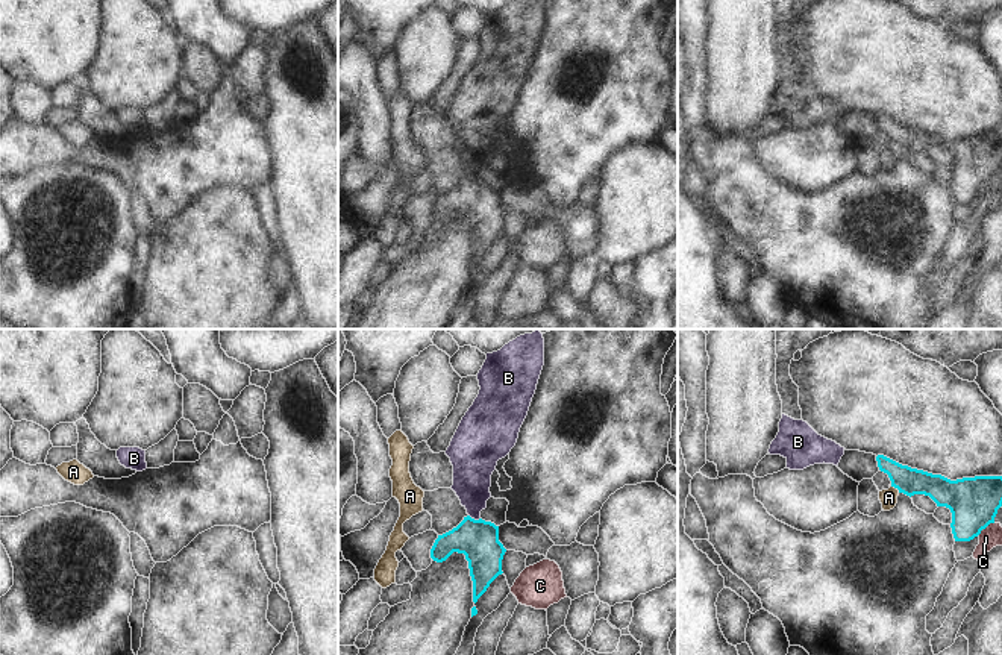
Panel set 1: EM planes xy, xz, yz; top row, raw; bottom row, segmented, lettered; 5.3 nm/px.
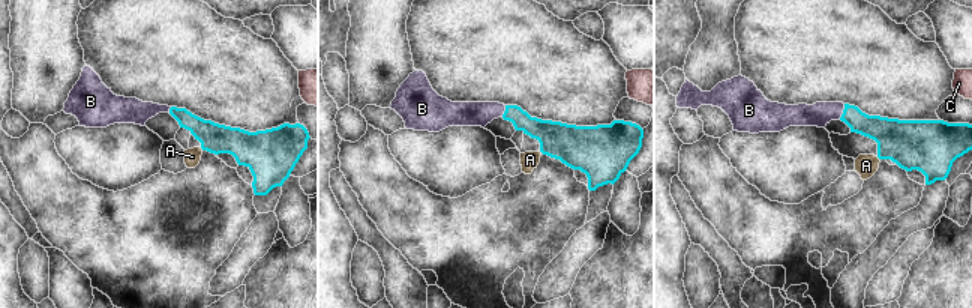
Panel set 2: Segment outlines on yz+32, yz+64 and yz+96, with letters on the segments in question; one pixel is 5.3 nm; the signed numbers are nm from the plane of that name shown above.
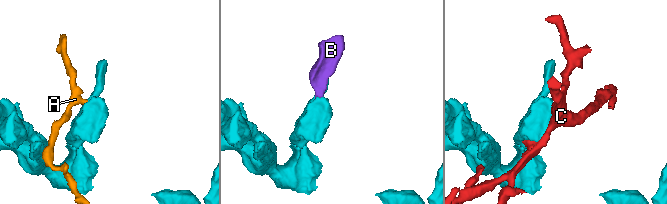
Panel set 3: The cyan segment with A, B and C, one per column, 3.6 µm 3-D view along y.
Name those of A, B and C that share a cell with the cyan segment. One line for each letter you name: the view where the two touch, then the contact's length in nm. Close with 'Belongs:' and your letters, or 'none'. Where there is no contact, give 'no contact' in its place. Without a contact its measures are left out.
B: xz | 70 nm
Belongs: B

